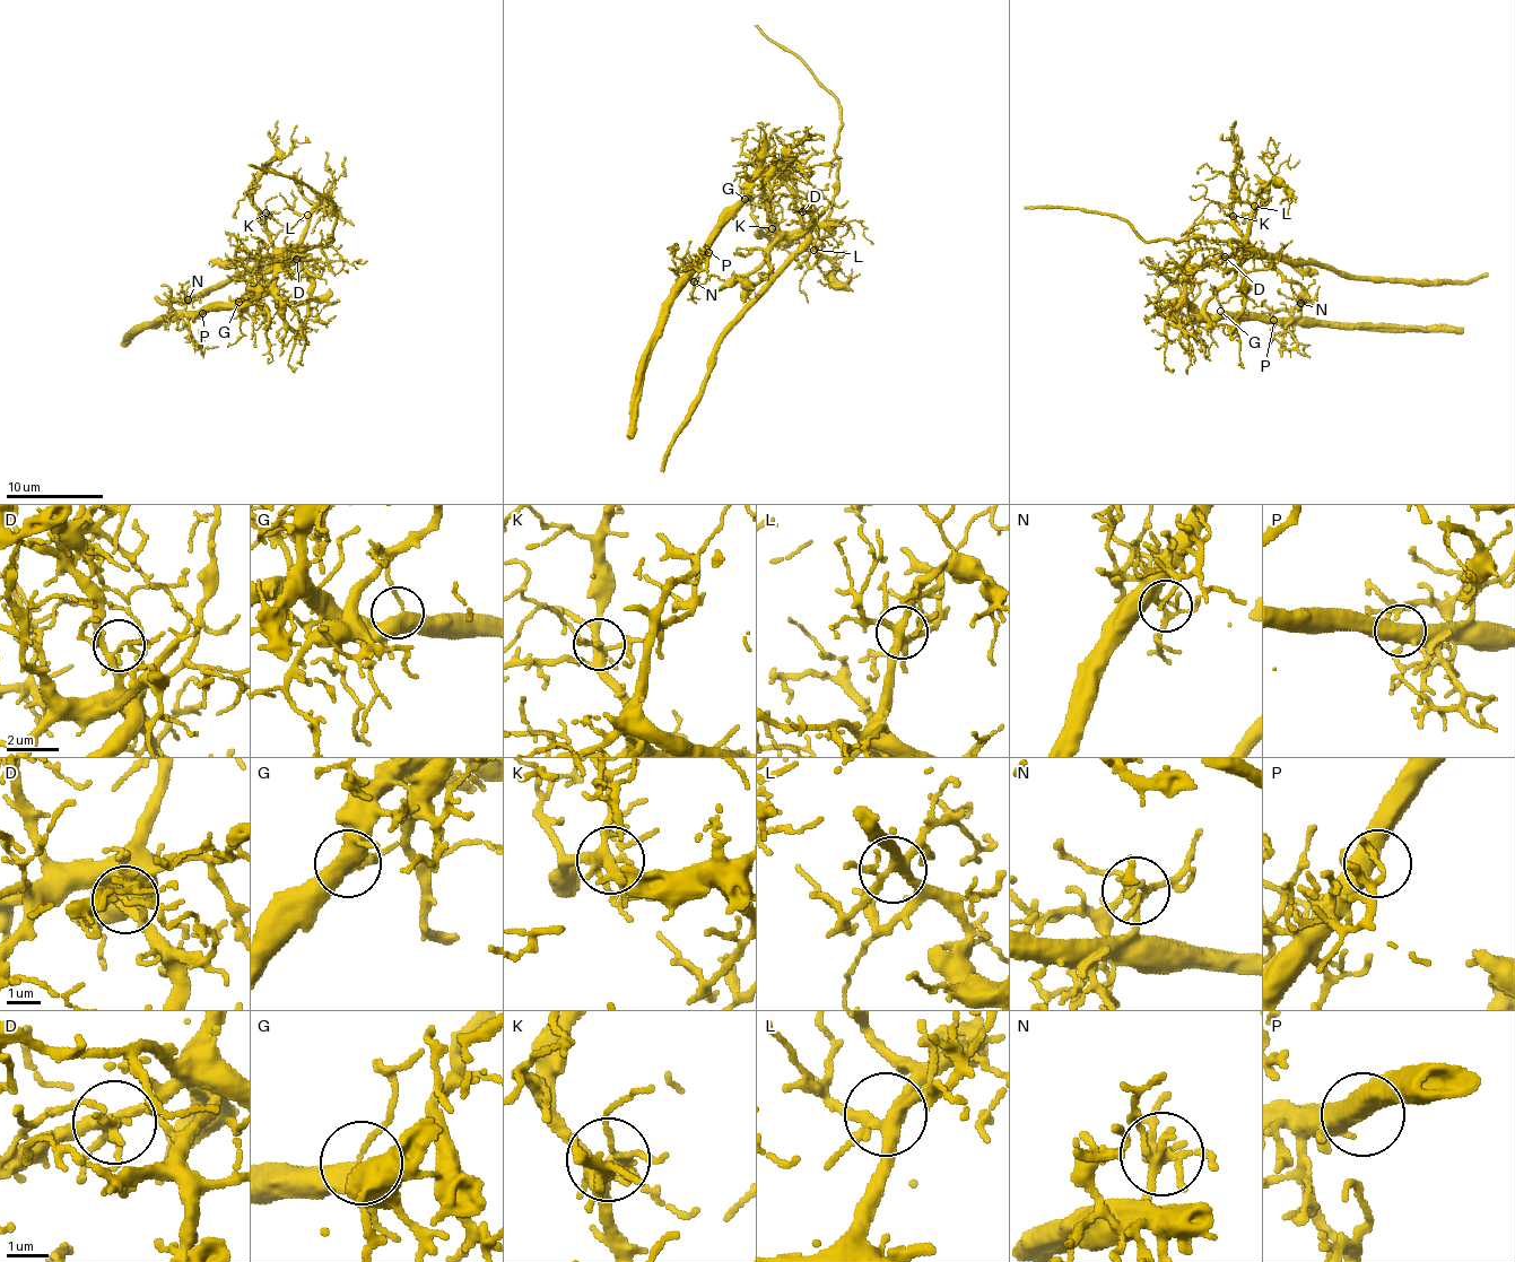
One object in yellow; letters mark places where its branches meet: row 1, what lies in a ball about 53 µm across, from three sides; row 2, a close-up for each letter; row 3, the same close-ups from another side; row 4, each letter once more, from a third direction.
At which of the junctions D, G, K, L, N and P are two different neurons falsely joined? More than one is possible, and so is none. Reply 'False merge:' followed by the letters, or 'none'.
False merge: D

